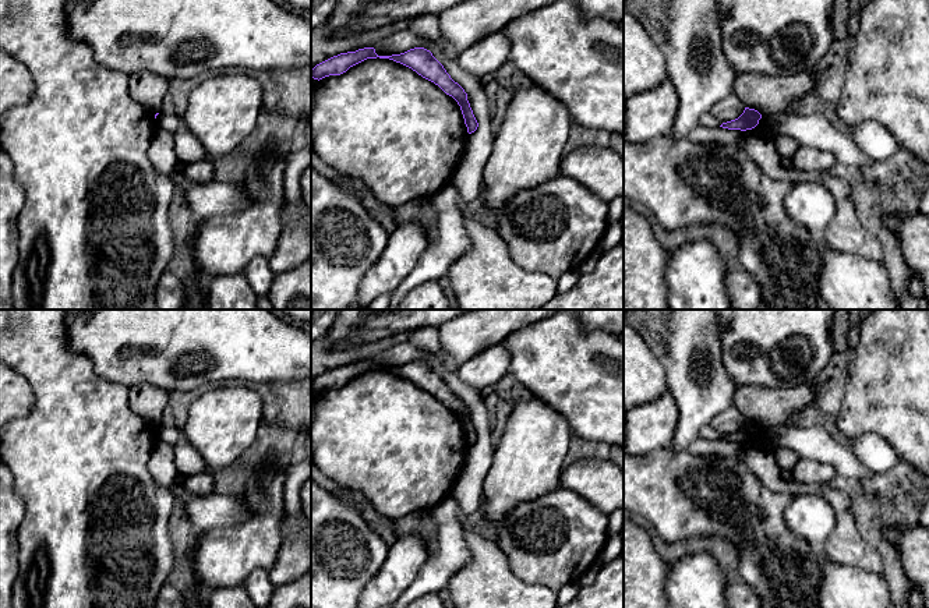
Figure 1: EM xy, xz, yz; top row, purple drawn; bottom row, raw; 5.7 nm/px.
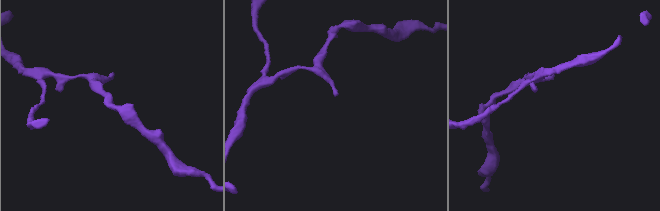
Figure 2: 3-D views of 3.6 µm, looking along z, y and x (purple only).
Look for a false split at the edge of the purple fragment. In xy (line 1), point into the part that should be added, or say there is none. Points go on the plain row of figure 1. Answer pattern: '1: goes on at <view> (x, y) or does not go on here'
1: does not go on here

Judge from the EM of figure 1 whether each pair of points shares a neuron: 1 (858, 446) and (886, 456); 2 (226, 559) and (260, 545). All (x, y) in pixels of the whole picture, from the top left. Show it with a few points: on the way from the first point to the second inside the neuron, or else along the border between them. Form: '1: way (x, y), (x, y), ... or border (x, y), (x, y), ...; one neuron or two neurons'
1: way (865, 448), (879, 456); one neuron
2: way (235, 552), (251, 545); one neuron

